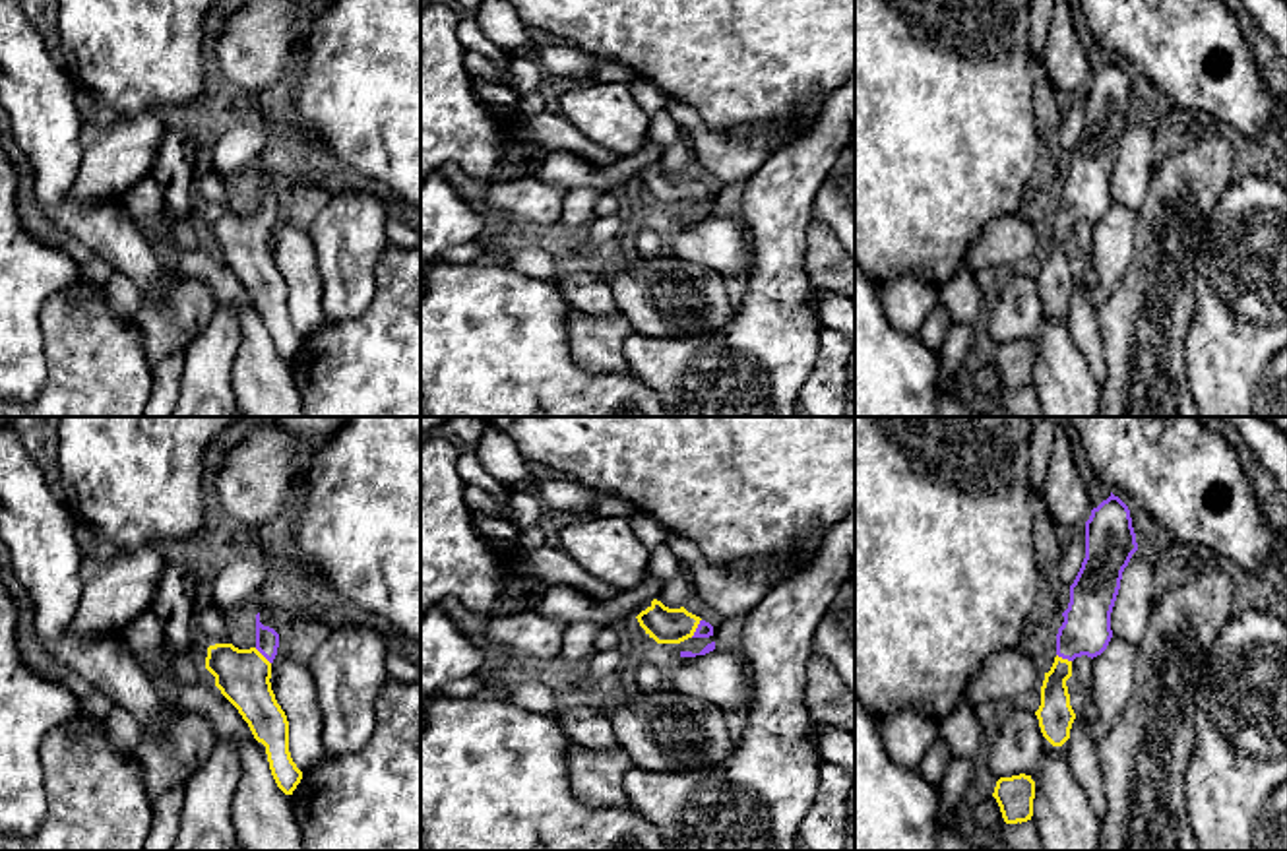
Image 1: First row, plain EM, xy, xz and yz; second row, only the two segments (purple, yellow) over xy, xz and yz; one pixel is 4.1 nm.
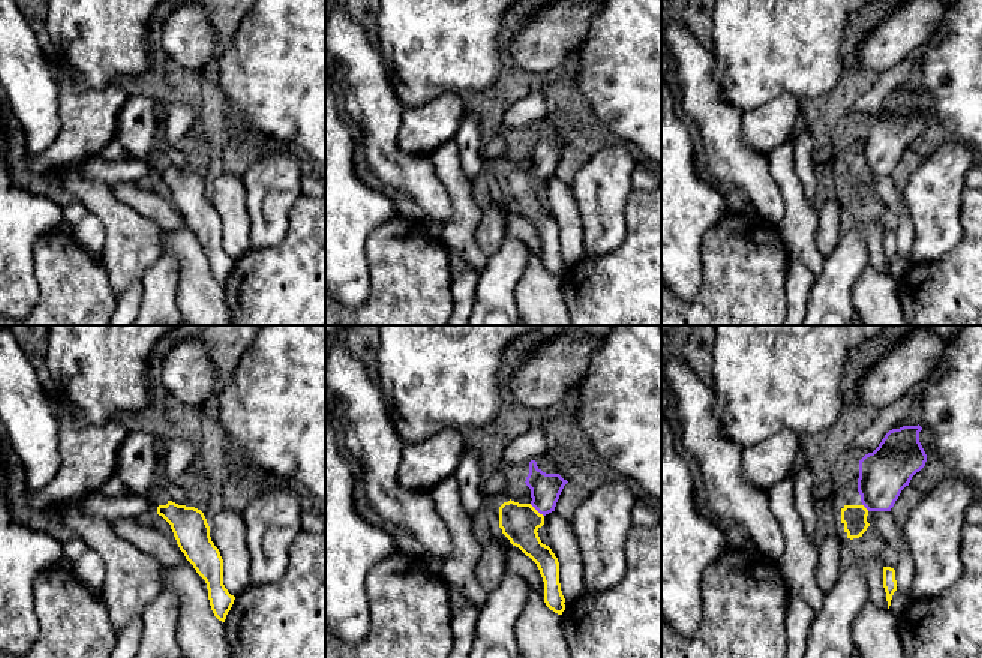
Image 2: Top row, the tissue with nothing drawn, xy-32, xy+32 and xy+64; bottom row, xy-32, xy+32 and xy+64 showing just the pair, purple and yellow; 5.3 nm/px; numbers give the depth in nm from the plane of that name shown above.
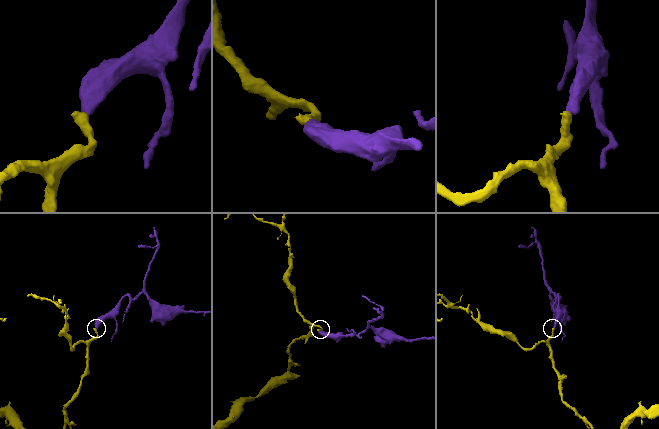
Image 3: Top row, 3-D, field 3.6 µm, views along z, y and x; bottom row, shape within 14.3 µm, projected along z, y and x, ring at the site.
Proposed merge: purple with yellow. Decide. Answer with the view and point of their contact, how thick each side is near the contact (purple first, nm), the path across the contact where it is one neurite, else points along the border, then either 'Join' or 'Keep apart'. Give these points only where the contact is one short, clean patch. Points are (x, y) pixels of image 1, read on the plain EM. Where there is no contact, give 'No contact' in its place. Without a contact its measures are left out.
Touches purple at xz (696, 194). Thickness 70 nm (purple) against 150 nm. Path across: xz (704, 194), (696, 194), (663, 190). Join

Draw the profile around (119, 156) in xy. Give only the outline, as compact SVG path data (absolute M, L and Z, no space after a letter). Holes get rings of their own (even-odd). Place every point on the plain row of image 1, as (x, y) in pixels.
M155 109L110 124L81 124L81 165L68 200L112 204L138 186L155 163L165 126Z

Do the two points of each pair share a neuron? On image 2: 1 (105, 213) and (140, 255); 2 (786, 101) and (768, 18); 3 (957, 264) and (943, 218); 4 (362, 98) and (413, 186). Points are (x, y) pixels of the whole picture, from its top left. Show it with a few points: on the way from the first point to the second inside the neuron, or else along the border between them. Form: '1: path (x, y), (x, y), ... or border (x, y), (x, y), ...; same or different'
1: path (116, 224), (134, 245); same
2: border (798, 99), (789, 93), (780, 93), (753, 110); different
3: border (961, 215), (963, 237), (937, 260), (919, 263); different
4: path (380, 120), (381, 147), (393, 164); same

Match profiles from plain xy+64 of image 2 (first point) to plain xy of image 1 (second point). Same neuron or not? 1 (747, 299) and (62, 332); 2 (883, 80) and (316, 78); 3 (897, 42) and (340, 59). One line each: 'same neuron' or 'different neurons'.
1: same neuron
2: different neurons
3: different neurons

